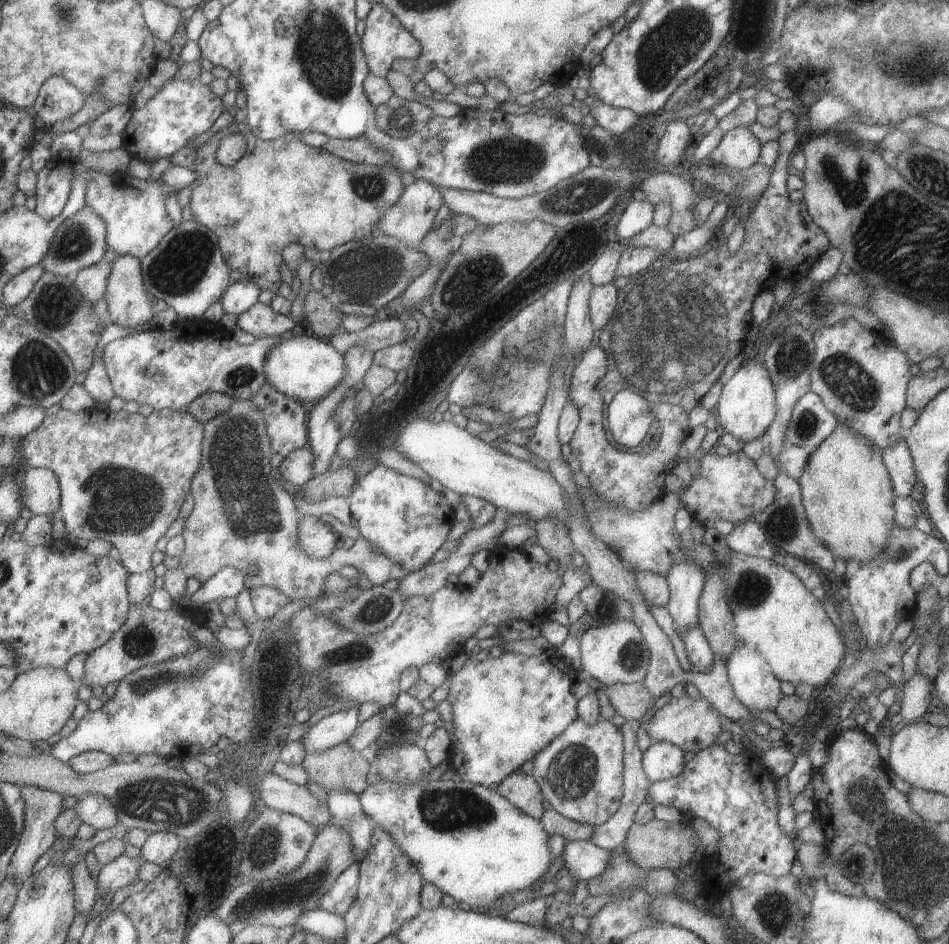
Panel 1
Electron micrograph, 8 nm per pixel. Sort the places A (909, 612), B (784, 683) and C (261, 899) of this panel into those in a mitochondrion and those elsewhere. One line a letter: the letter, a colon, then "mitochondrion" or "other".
A: other
B: other
C: mitochondrion

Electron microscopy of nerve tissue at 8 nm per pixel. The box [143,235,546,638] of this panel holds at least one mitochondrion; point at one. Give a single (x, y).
(248, 504)

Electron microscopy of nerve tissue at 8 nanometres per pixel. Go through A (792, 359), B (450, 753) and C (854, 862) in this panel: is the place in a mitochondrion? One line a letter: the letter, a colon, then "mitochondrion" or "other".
A: mitochondrion
B: other
C: mitochondrion

